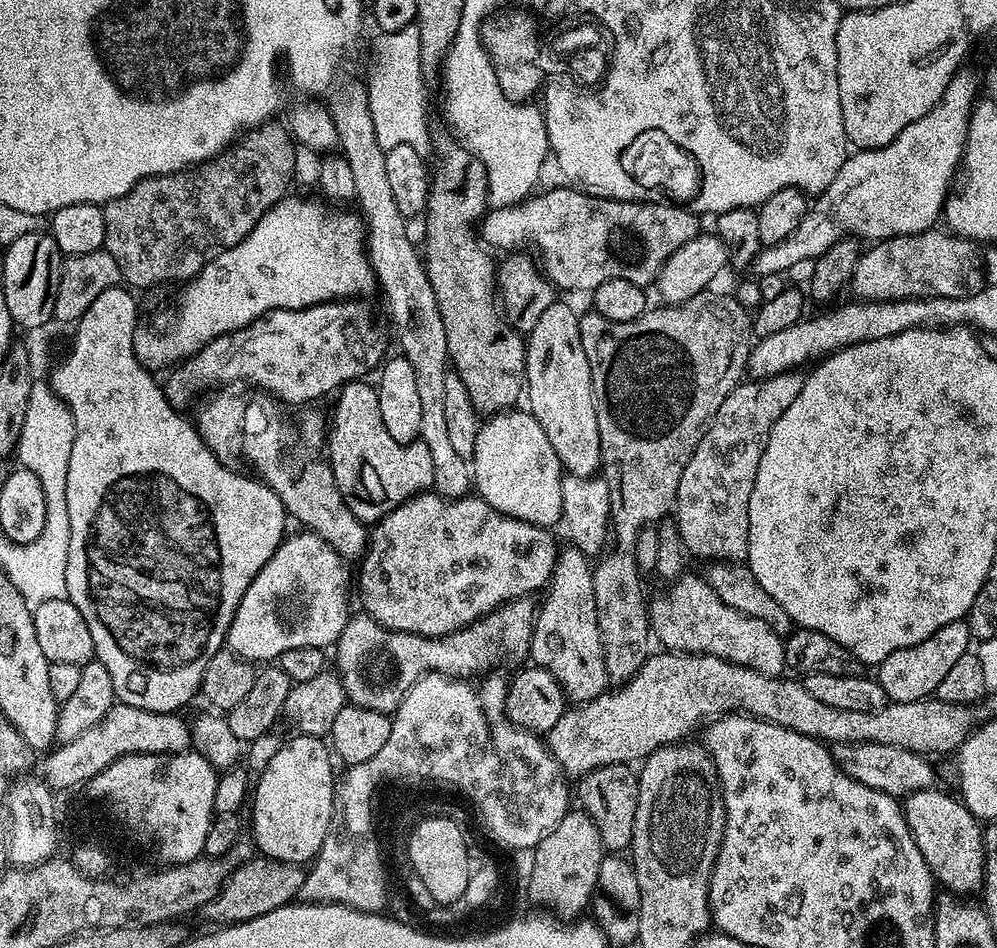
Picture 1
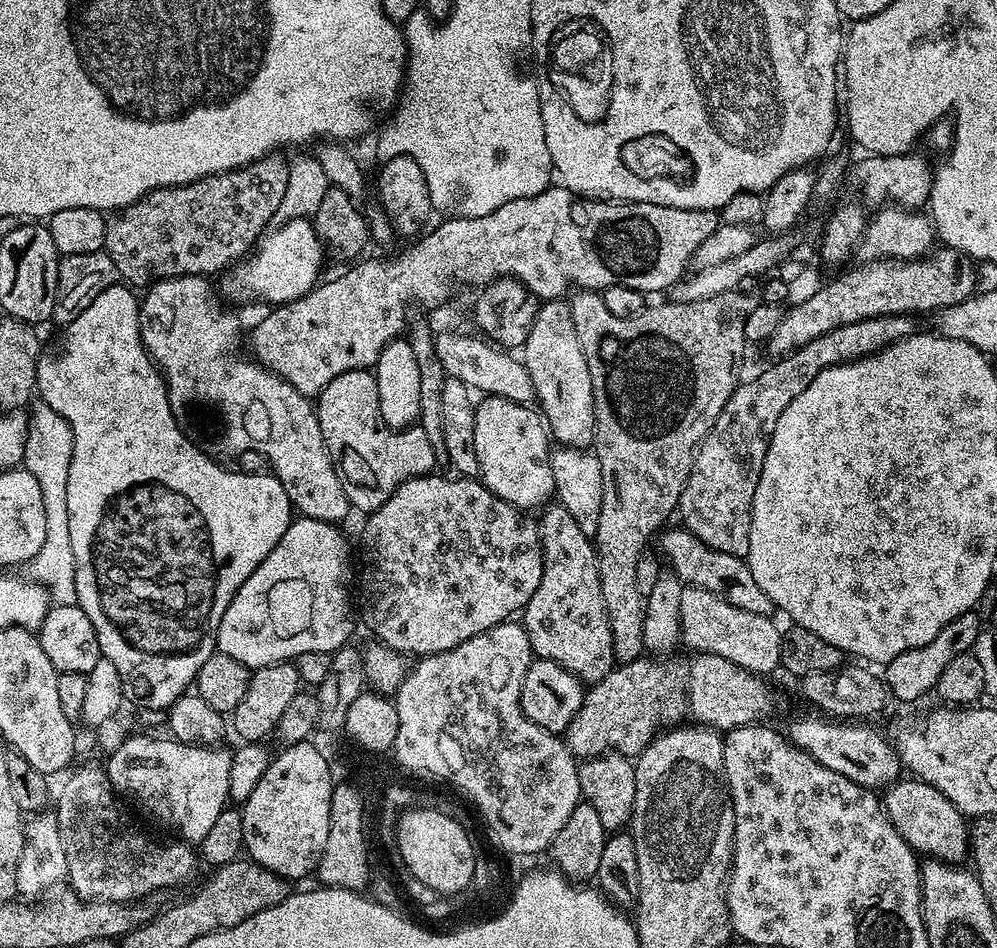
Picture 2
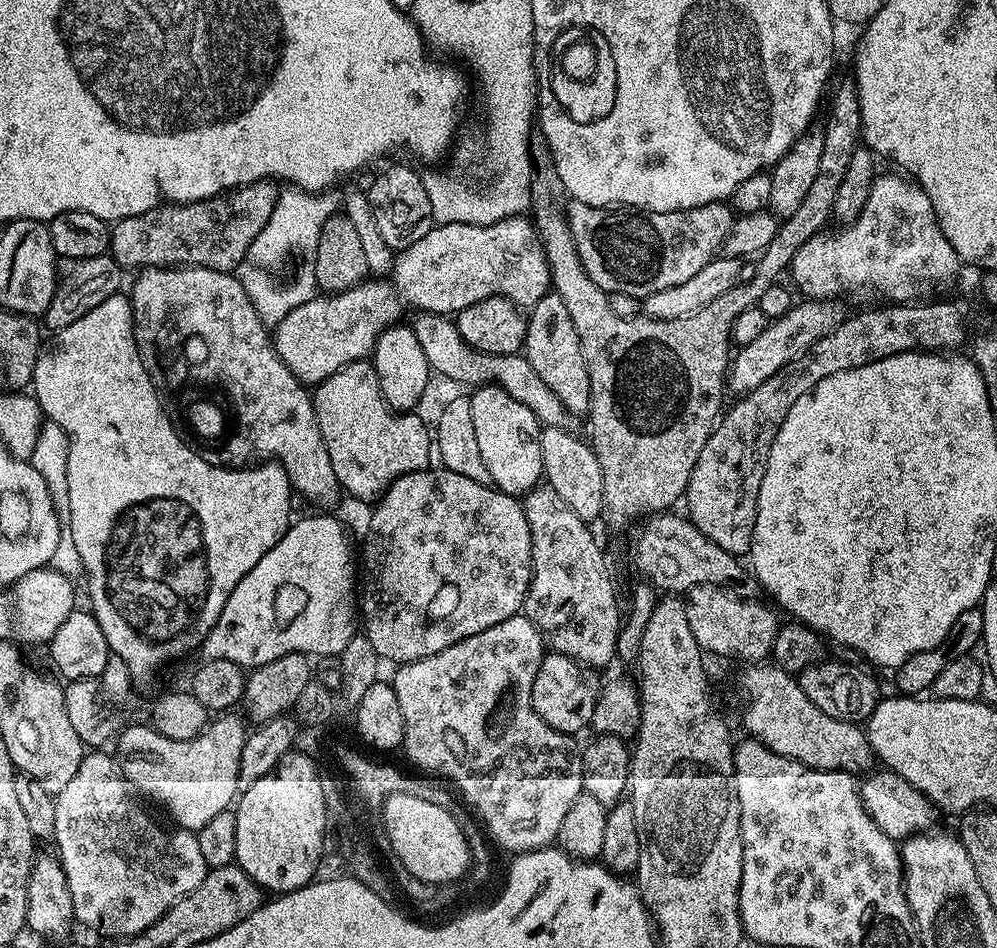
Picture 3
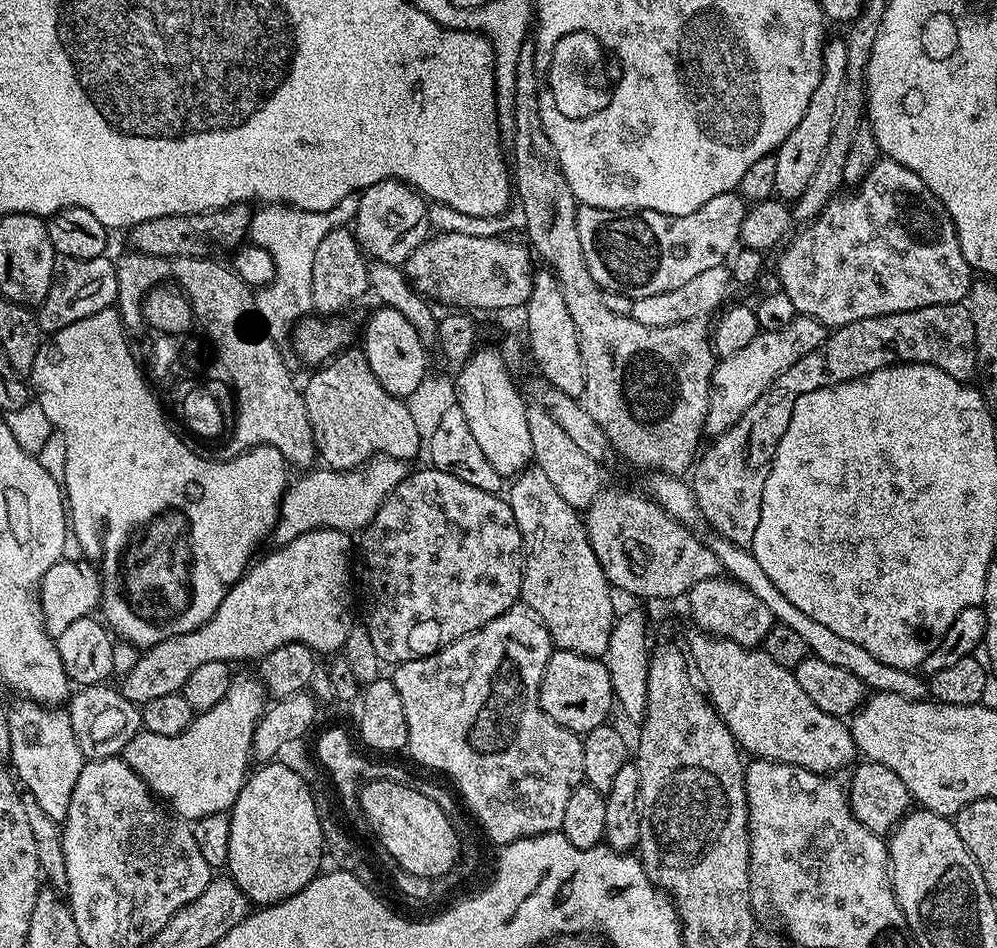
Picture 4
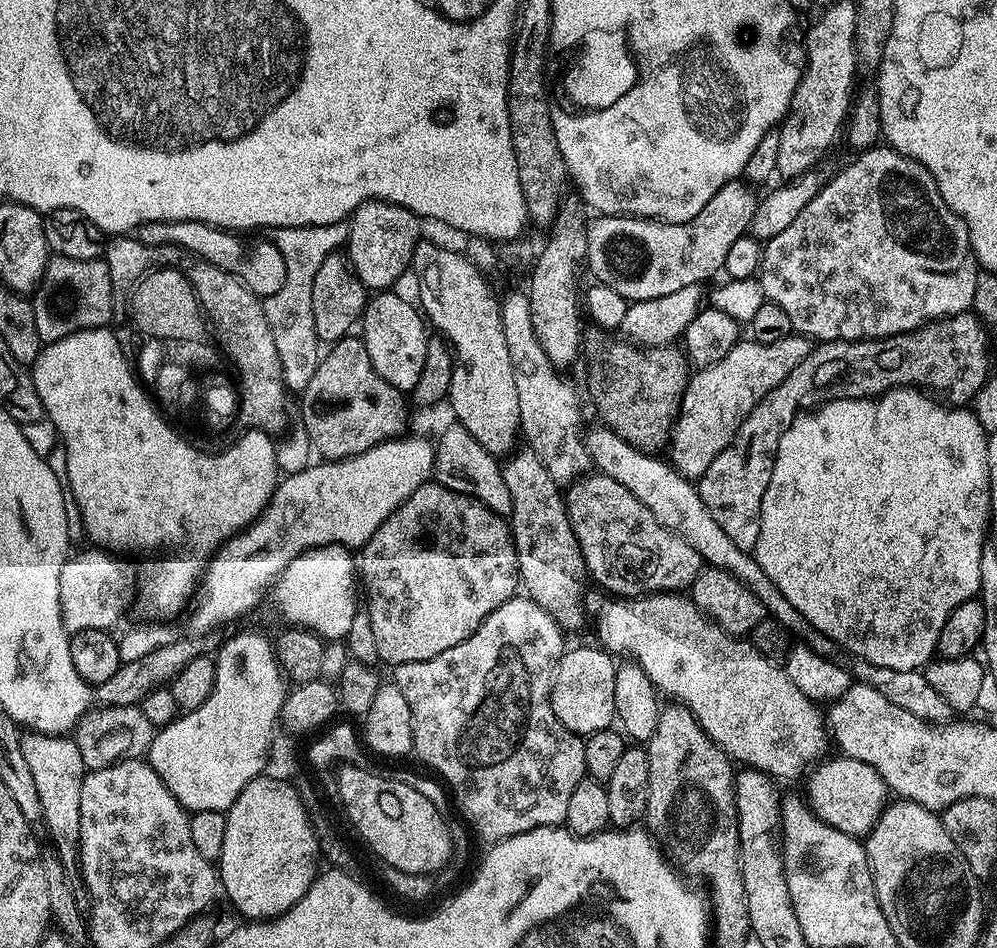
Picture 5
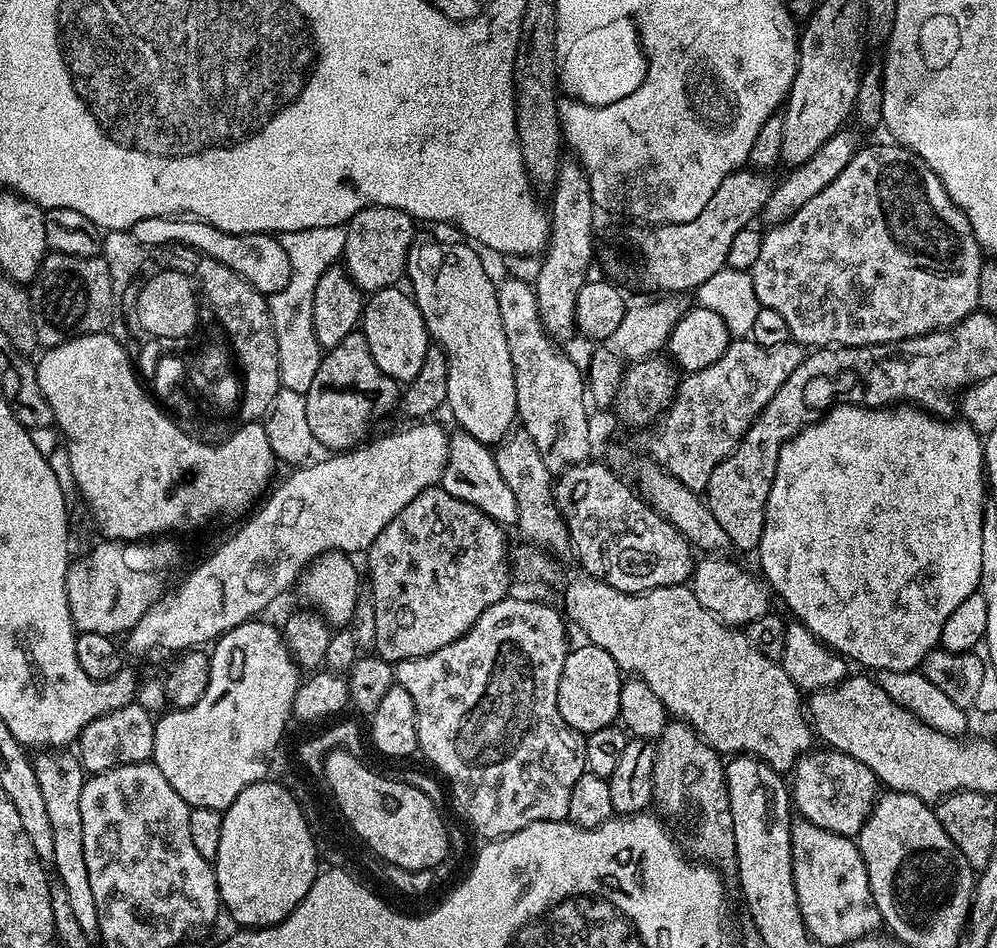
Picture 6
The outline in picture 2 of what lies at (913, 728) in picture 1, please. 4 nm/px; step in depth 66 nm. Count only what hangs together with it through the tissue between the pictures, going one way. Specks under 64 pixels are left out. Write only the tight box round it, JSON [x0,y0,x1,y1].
[564,653,776,760]

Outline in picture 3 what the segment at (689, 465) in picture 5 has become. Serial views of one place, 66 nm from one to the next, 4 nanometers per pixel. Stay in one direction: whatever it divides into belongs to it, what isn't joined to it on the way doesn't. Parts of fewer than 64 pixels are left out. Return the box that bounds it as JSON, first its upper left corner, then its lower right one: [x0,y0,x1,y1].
[726,298,842,394]

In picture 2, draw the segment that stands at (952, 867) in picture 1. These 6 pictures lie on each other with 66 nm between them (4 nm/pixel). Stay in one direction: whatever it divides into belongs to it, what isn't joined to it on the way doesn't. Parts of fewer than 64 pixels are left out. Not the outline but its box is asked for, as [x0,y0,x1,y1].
[882,778,969,865]

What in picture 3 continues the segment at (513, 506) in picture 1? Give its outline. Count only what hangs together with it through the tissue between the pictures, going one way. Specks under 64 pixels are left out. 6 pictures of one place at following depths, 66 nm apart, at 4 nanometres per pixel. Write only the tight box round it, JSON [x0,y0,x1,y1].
[470,384,542,498]

